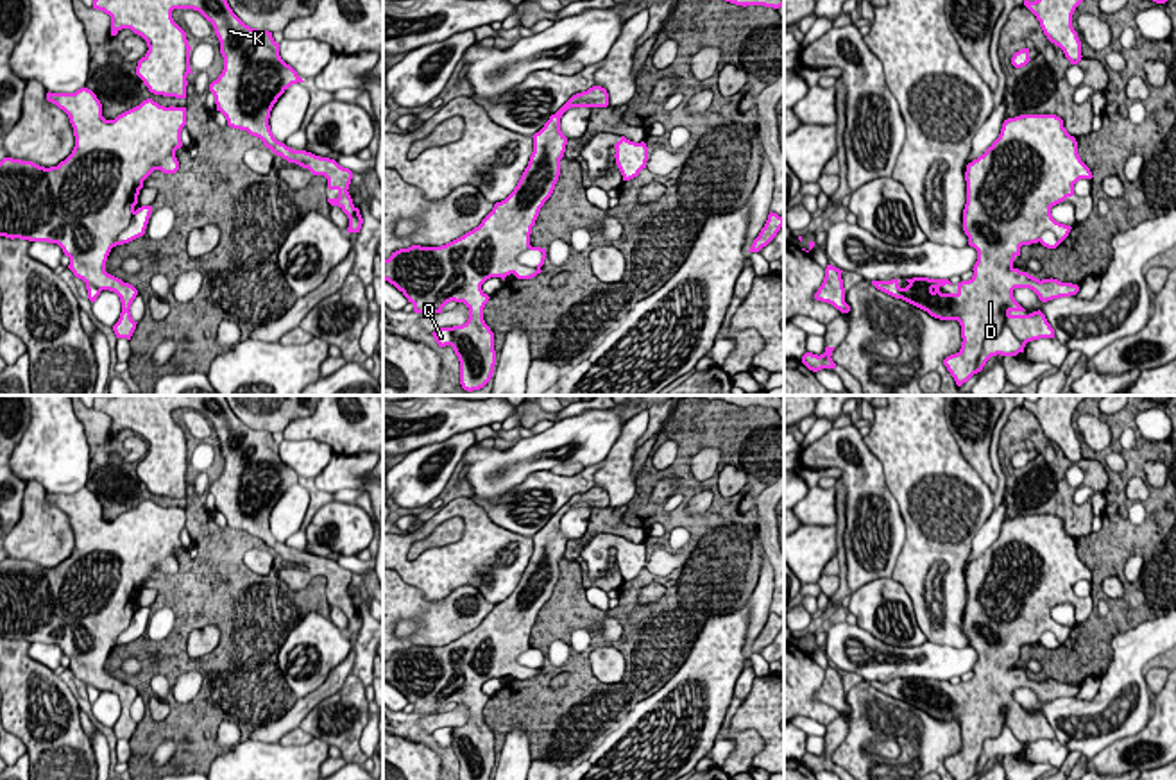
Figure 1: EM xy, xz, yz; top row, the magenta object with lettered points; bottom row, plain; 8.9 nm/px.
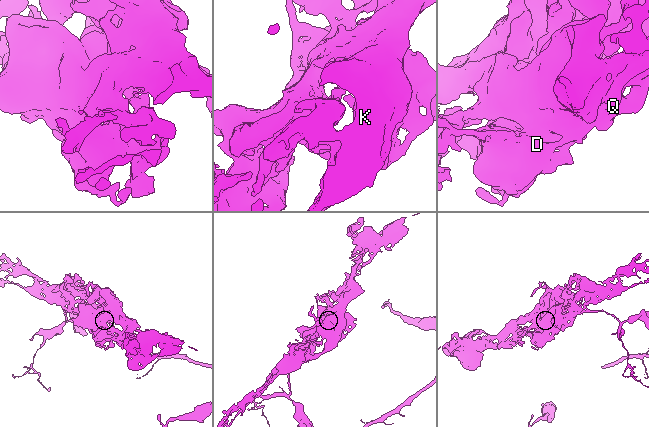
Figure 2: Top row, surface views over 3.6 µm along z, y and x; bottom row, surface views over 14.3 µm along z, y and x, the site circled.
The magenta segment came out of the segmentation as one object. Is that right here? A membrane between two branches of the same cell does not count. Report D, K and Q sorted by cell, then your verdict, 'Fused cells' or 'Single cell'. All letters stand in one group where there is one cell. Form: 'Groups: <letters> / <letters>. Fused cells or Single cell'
Groups: D K / Q. Fused cells

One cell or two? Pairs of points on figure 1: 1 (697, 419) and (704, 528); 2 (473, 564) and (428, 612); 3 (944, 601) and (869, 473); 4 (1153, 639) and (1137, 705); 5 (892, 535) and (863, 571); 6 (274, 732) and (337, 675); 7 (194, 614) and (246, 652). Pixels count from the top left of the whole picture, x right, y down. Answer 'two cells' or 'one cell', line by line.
1: one cell
2: two cells
3: two cells
4: one cell
5: one cell
6: one cell
7: one cell

